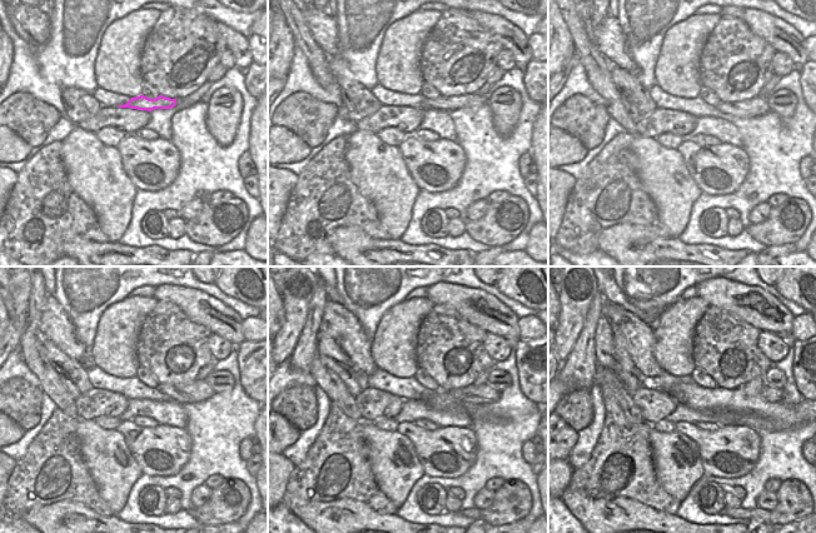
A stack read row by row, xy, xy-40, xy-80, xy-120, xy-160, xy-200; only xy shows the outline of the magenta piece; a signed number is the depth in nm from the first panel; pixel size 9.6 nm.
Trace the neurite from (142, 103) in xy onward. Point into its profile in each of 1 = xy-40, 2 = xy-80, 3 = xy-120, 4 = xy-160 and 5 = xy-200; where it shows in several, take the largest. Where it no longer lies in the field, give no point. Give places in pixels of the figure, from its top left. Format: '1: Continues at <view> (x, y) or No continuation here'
1: Continues at xy-40 (462, 101)
2: Continues at xy-80 (756, 106)
3: Continues at xy-120 (197, 390)
4: Continues at xy-160 (474, 394)
5: Continues at xy-200 (767, 393).

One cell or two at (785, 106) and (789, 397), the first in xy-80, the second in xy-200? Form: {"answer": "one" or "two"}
{"answer": "two"}

